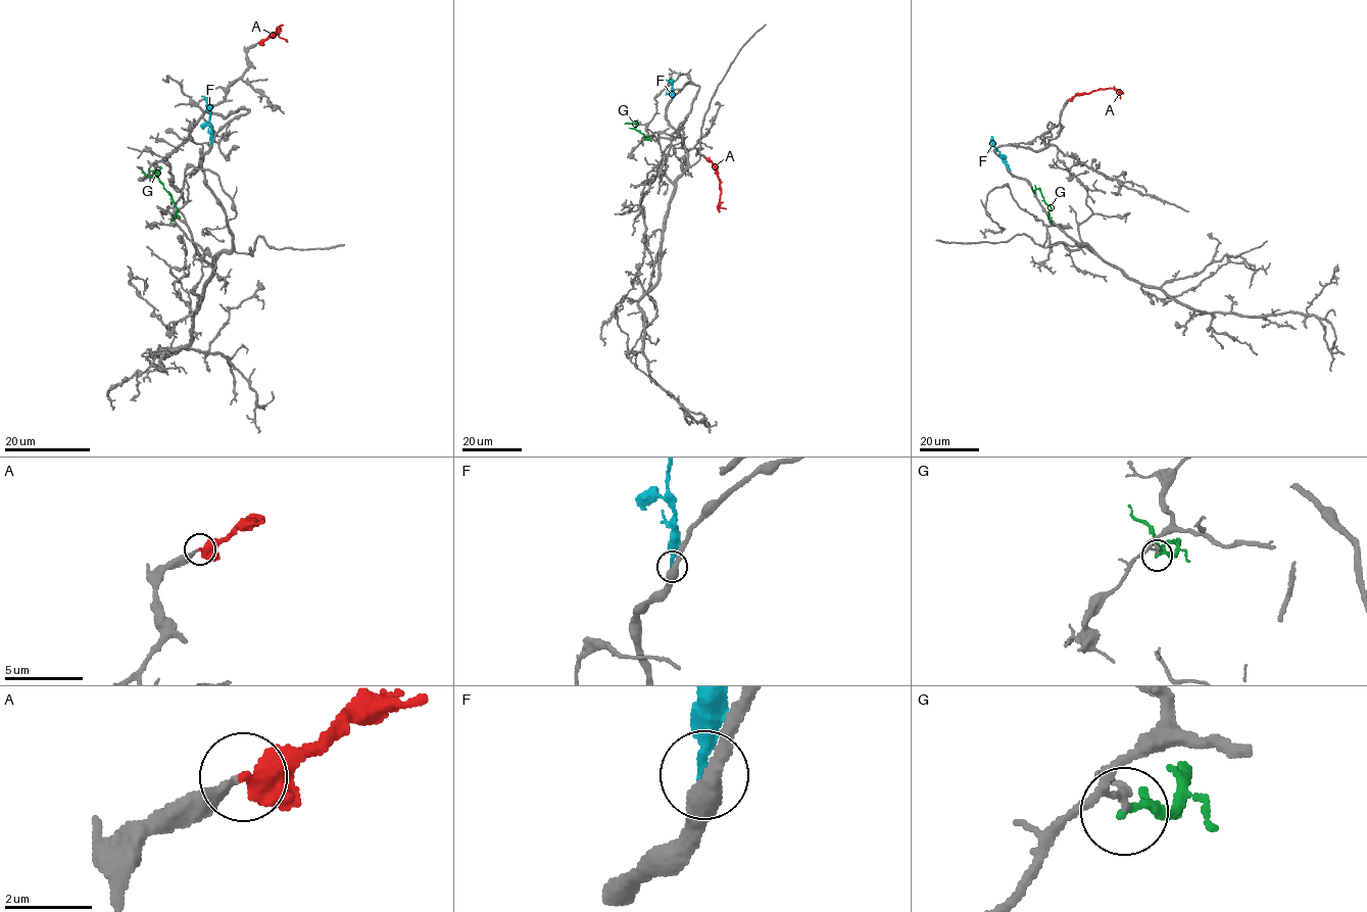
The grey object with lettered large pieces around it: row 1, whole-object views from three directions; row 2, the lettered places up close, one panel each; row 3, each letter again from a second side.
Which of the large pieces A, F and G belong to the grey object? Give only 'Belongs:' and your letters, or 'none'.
Belongs: A

